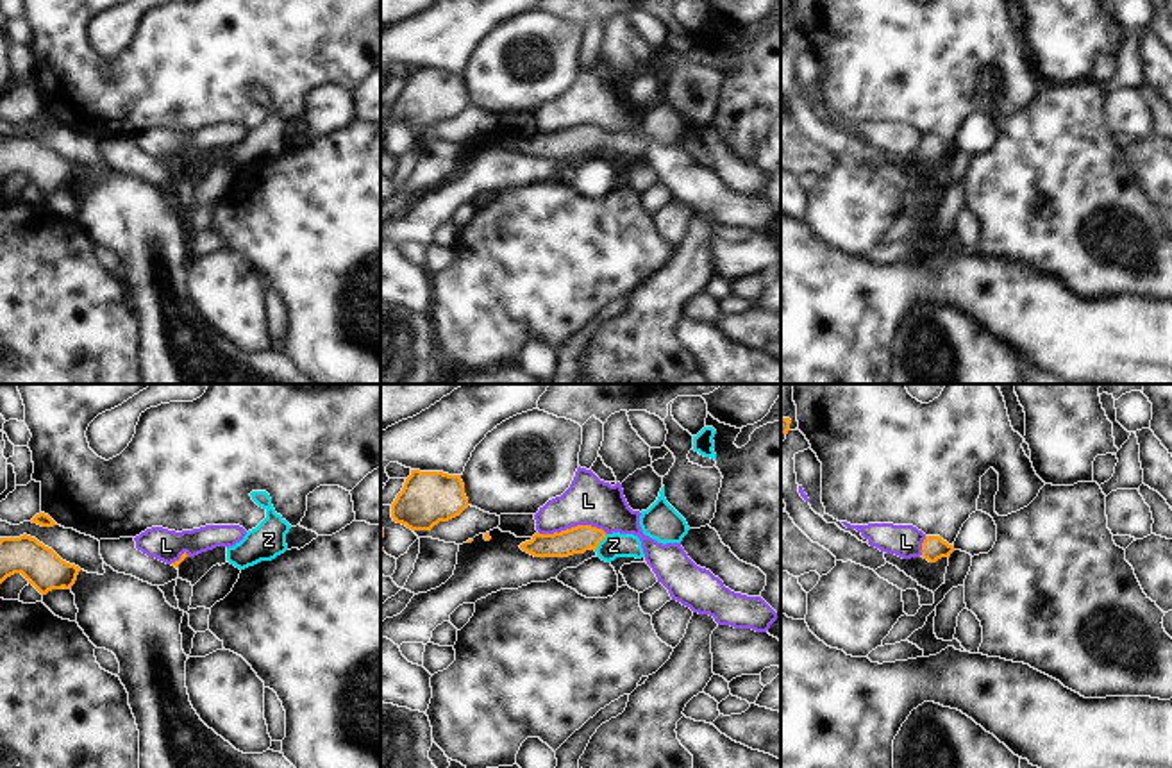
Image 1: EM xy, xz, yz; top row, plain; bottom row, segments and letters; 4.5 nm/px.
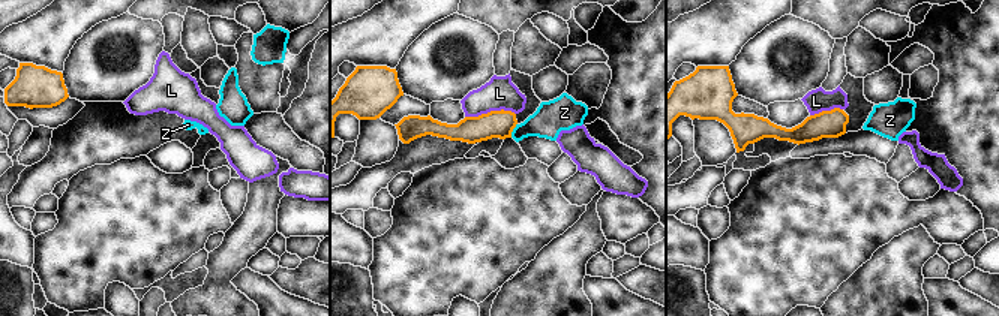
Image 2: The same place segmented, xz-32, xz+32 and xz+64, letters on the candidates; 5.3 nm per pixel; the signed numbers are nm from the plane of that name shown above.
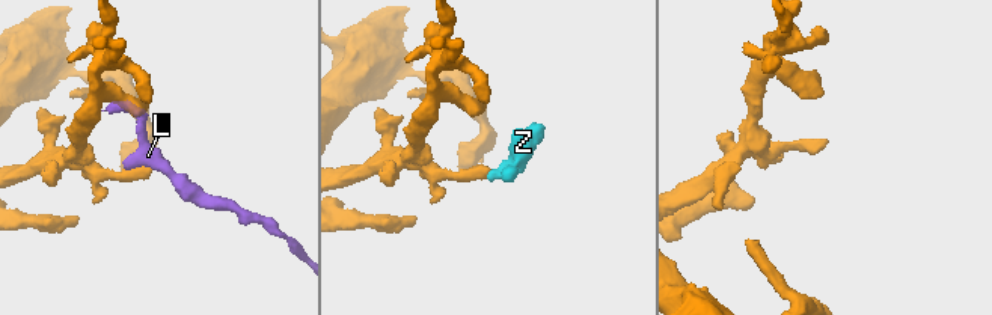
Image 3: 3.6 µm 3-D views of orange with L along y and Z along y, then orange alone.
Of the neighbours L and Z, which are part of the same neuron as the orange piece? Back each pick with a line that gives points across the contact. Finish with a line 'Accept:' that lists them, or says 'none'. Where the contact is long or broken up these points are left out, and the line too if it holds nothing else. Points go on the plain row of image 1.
Z: runs through xz (577, 140), (599, 141), (613, 145)
Accept: Z

